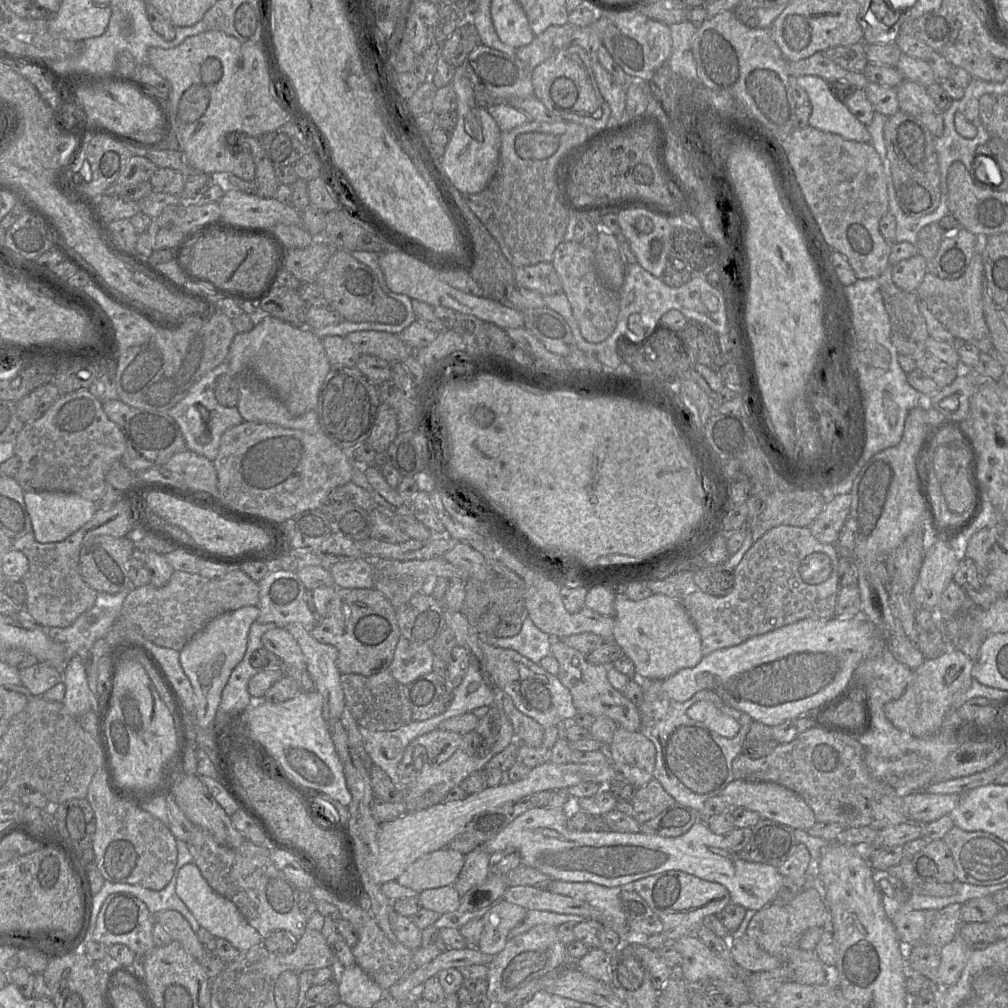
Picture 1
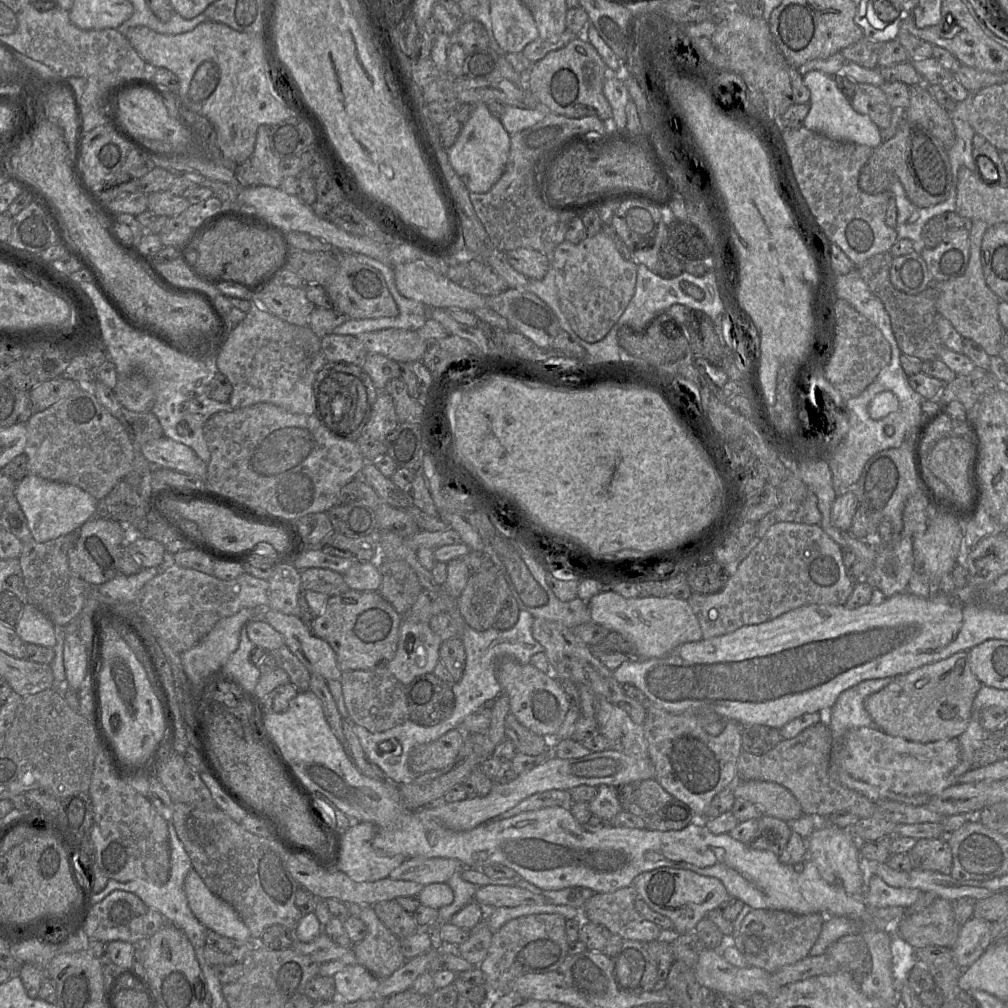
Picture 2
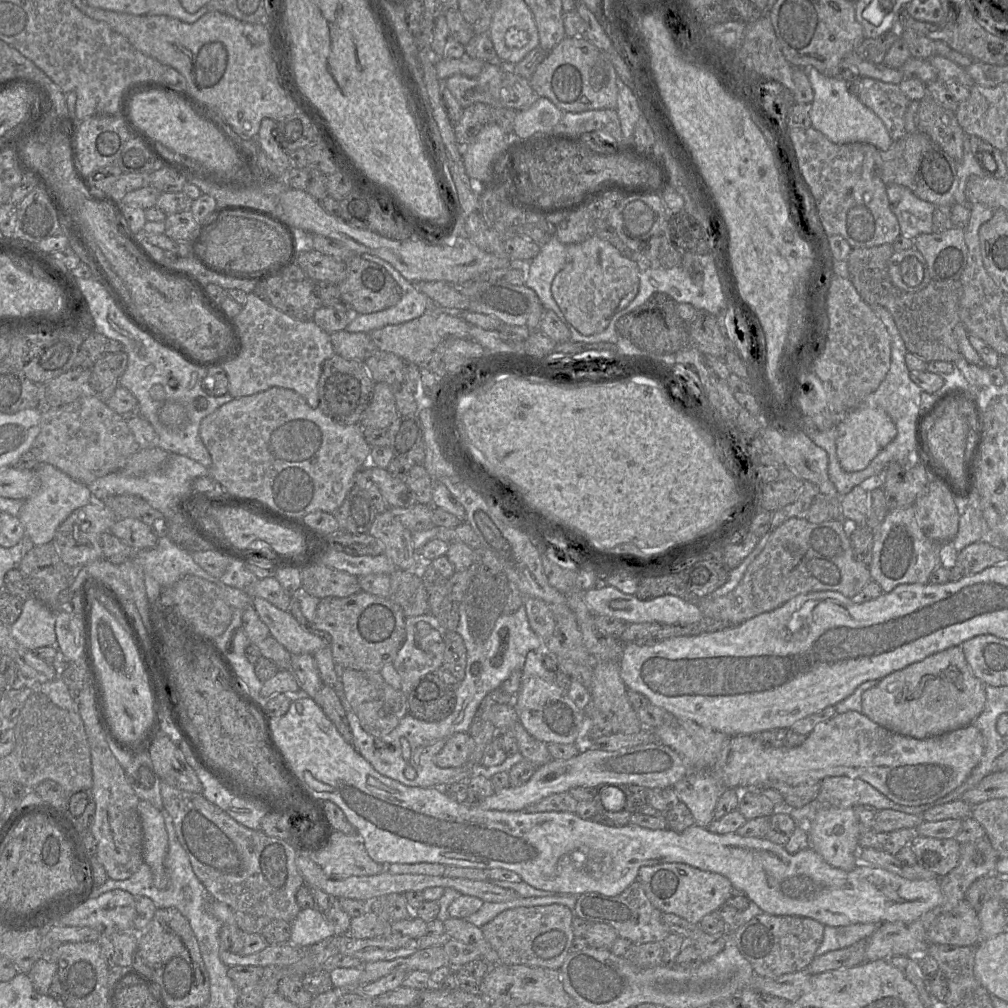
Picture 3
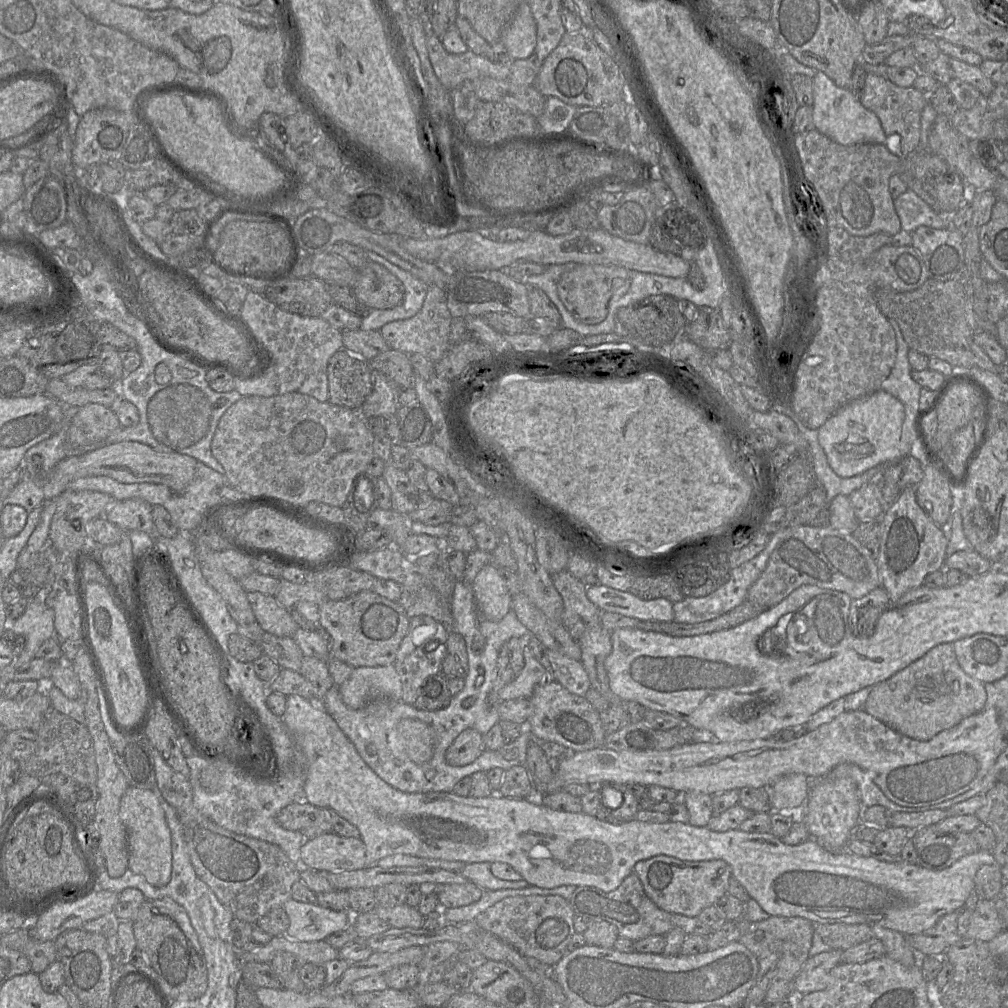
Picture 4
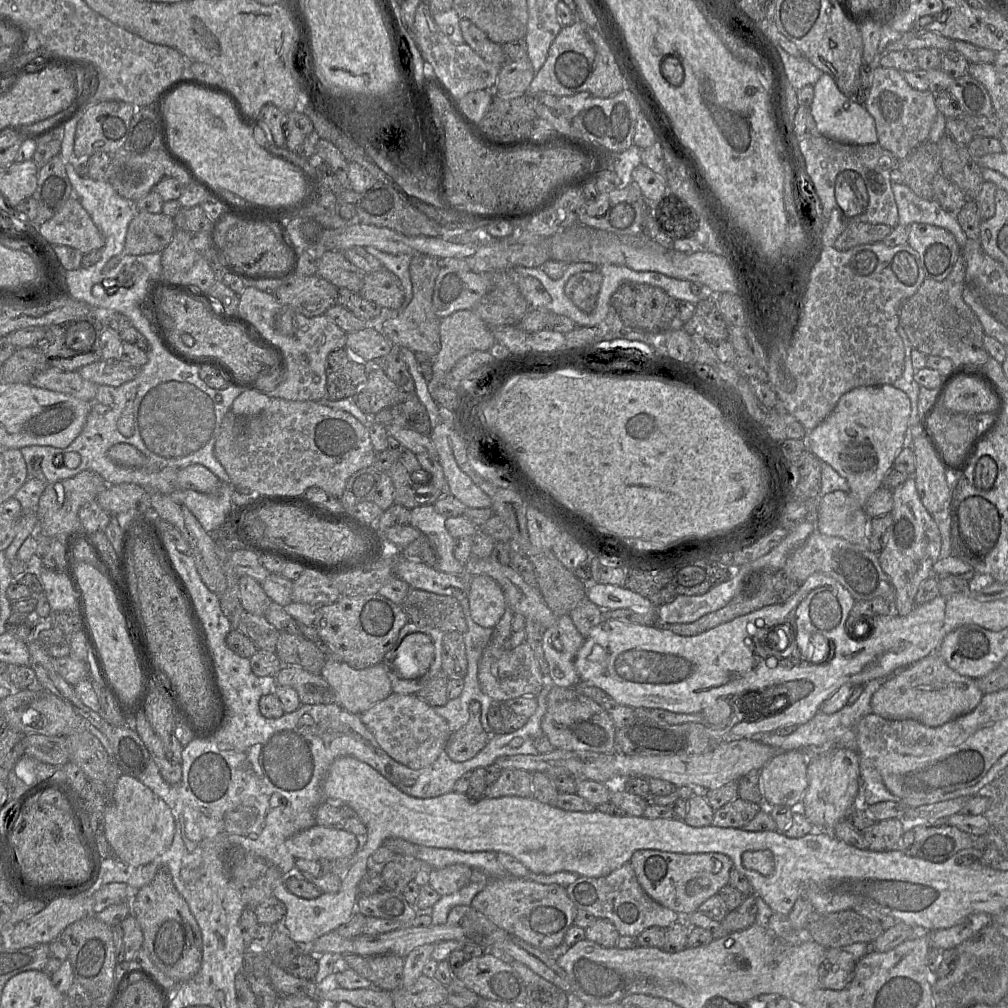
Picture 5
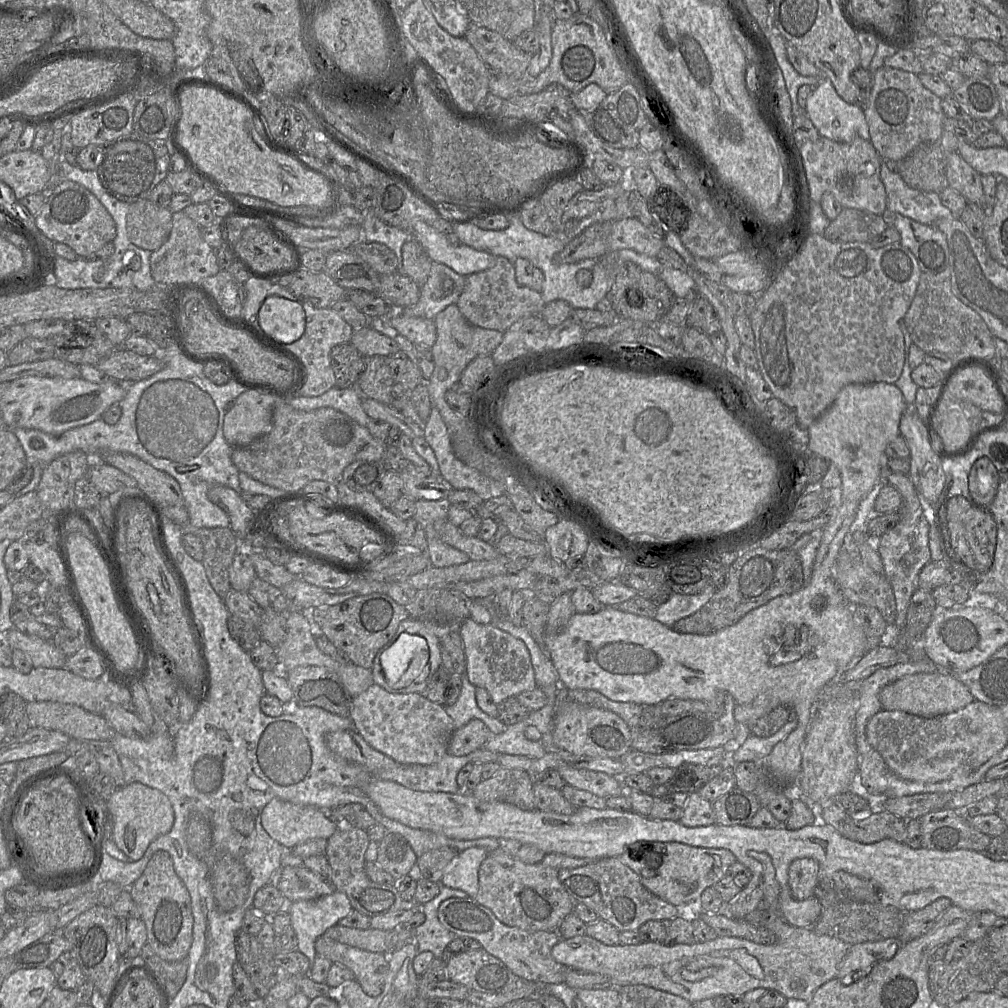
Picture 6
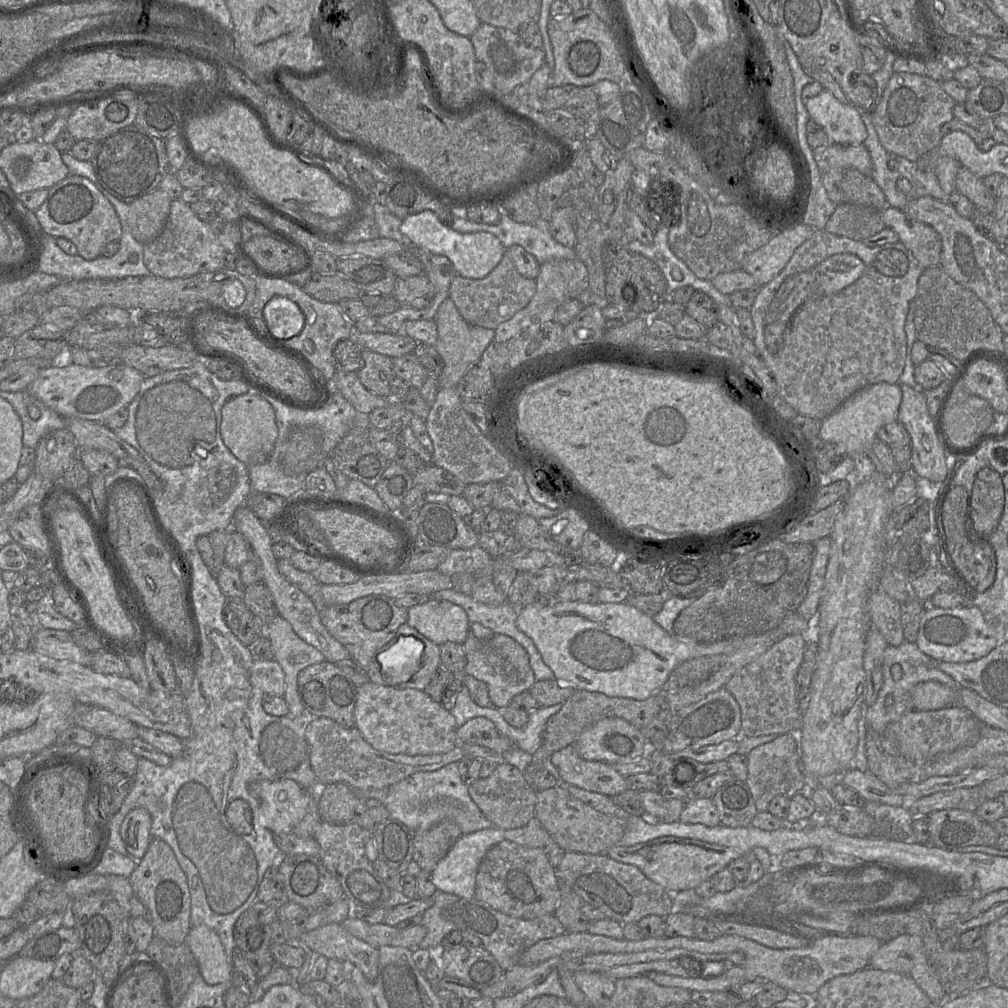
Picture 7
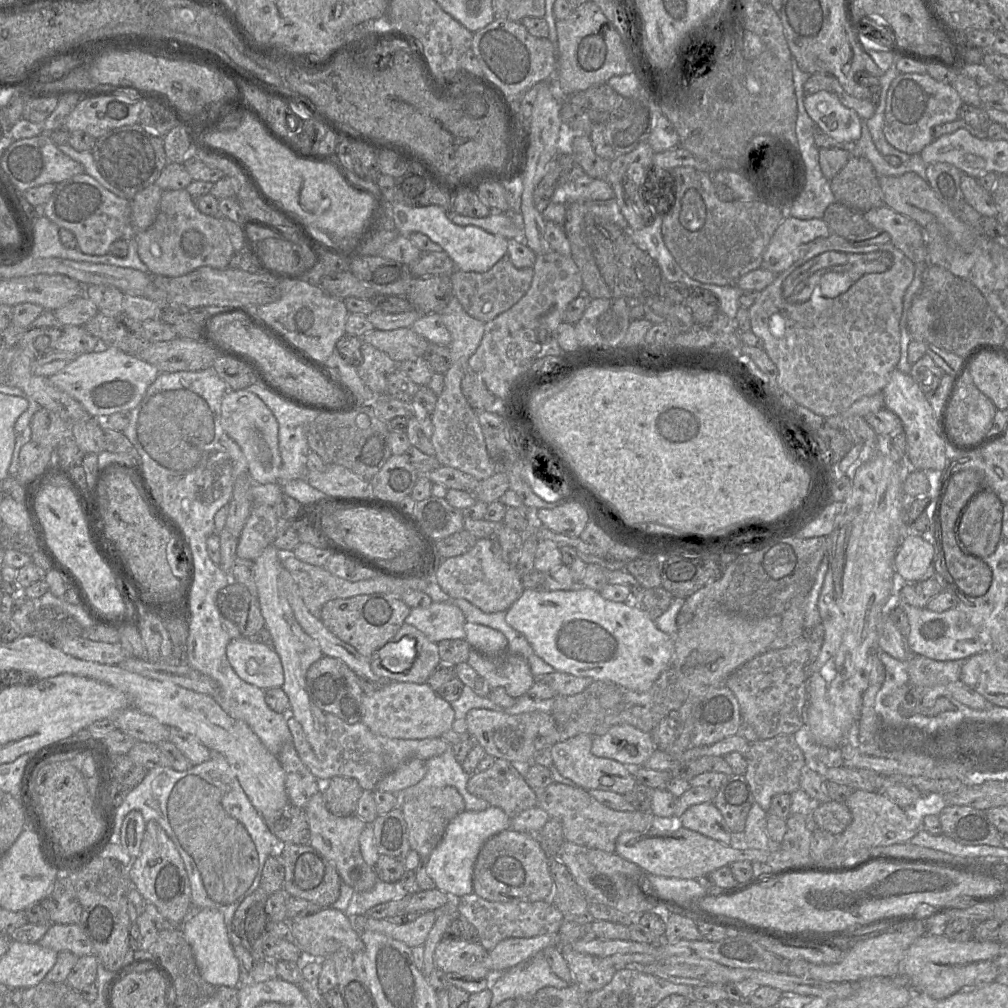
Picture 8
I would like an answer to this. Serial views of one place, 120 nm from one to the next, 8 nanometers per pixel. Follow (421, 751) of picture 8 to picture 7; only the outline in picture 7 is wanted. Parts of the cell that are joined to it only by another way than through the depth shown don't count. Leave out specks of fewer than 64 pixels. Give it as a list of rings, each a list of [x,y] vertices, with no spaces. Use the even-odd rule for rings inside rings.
[[[327,717],[312,721],[305,731],[310,747],[310,764],[322,785],[336,782],[348,784],[357,791],[383,789],[420,771],[435,771],[467,755],[456,745],[443,754],[416,755],[390,754],[373,748],[356,728],[345,728]]]

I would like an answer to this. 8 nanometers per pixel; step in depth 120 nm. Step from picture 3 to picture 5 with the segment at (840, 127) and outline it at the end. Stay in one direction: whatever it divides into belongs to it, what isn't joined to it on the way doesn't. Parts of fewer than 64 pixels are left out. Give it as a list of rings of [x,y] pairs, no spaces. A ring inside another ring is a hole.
[[[823,73],[820,79],[813,85],[813,90],[814,95],[810,106],[810,112],[821,136],[843,144],[867,145],[878,143],[874,118],[866,110],[864,104],[858,103],[854,97],[847,97],[843,94],[838,89],[831,76]]]

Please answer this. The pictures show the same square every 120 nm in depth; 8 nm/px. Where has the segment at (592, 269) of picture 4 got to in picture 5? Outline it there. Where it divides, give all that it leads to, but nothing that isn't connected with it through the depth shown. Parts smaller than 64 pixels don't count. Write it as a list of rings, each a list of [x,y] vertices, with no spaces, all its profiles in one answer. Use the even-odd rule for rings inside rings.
[[[599,270],[580,272],[569,278],[565,285],[565,294],[582,312],[592,313],[602,283]]]

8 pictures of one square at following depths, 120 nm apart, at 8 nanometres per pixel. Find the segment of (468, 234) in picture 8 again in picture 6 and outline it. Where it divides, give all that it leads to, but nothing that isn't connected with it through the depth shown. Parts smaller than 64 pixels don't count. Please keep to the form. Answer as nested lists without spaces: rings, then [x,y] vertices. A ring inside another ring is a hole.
[[[418,221],[413,225],[412,238],[420,243],[432,262],[444,264],[462,276],[482,272],[495,264],[496,257],[492,254],[458,243],[453,236],[440,233],[423,221]]]

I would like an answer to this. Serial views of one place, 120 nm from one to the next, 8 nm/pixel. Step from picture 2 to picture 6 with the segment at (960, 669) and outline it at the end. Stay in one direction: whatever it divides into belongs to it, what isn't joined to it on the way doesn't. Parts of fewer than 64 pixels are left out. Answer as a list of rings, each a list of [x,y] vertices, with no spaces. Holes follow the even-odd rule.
[[[938,671],[905,676],[885,686],[879,693],[882,710],[902,711],[923,718],[934,718],[955,712],[975,701],[969,688],[952,673]]]

